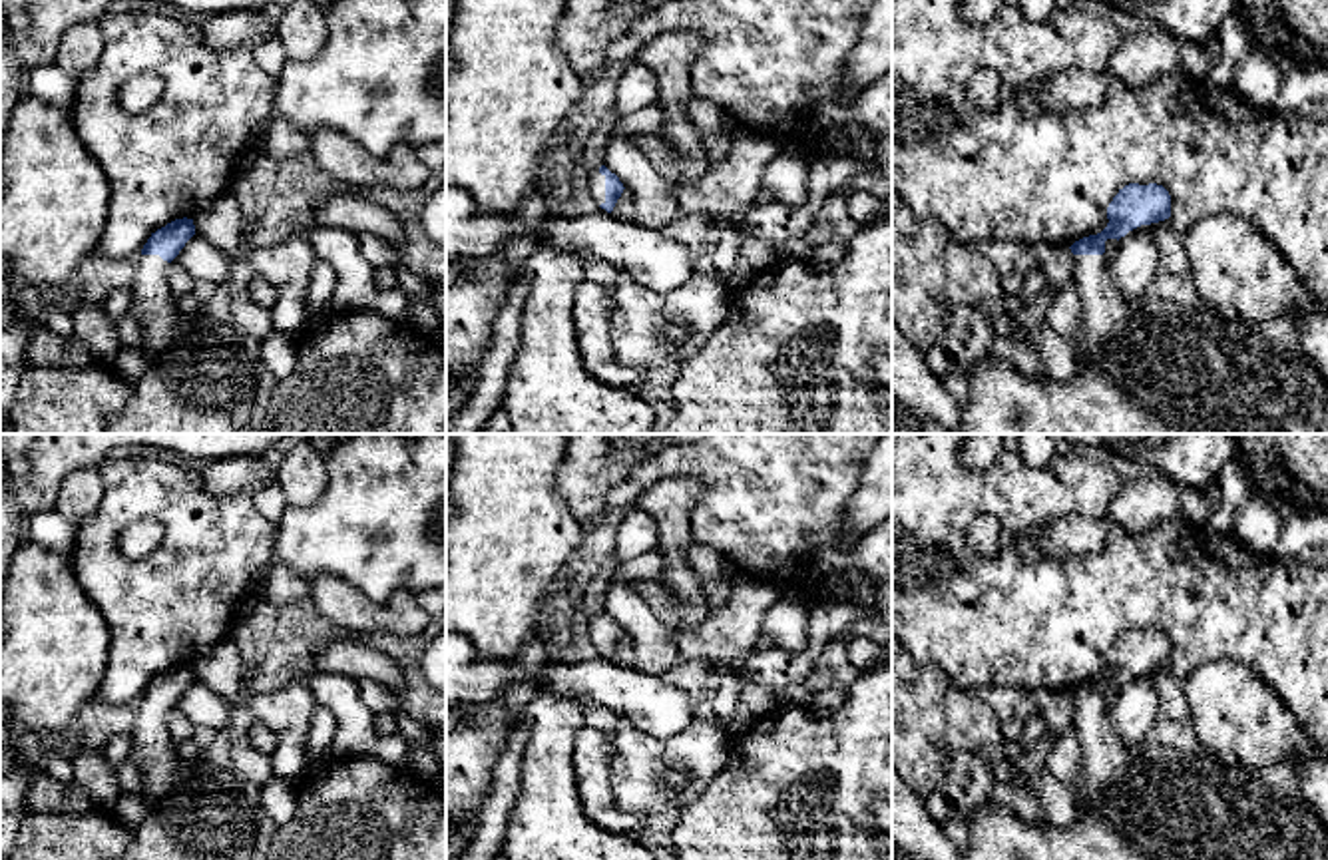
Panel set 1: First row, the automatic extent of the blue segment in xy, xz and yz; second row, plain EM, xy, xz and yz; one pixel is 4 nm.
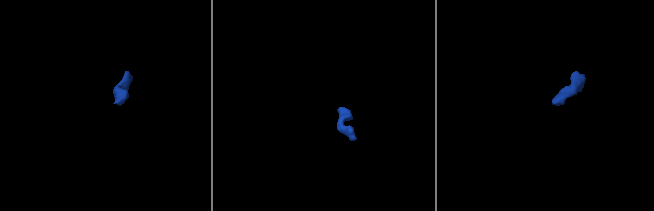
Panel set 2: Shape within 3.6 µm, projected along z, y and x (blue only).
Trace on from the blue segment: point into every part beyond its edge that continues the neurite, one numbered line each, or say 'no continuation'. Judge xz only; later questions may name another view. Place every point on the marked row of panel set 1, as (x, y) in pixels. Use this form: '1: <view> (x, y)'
1: xz (594, 180)

